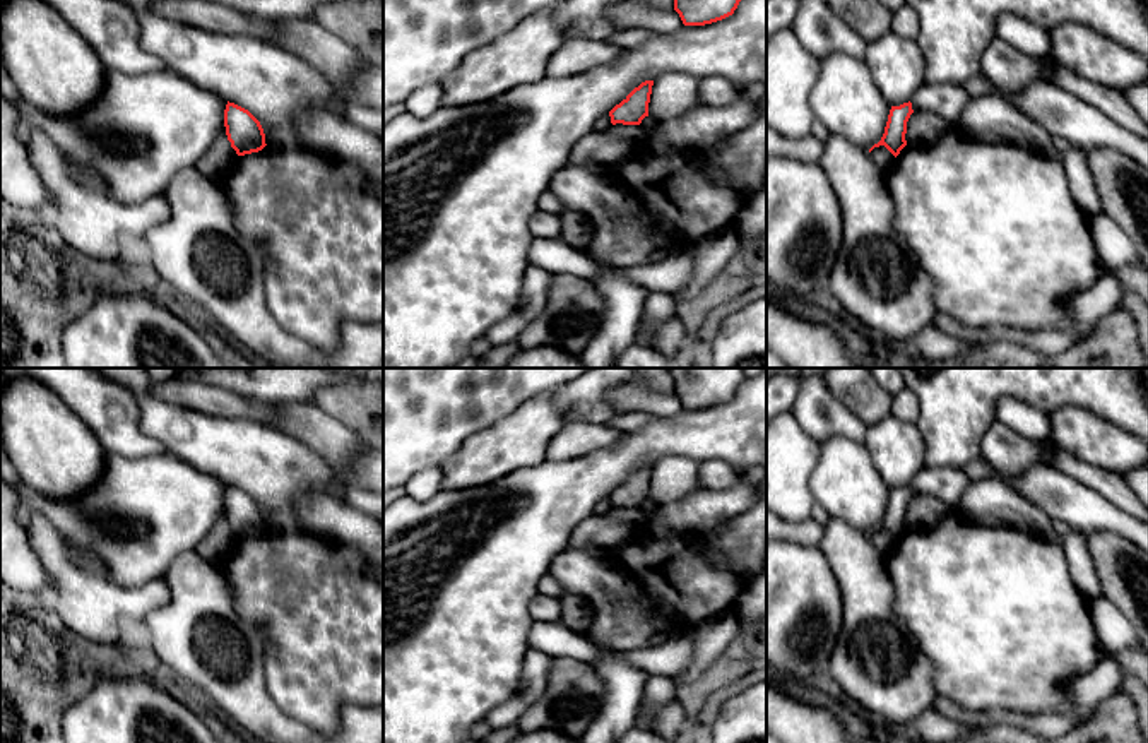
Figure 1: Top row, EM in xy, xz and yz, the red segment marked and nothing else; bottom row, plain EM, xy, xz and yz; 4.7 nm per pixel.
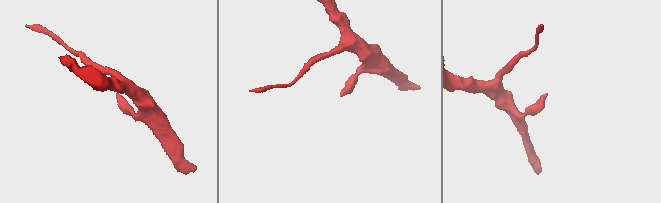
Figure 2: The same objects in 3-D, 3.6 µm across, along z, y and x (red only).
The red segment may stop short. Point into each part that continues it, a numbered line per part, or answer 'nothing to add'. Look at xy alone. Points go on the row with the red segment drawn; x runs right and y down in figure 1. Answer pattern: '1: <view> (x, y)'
1: xy (221, 154)

